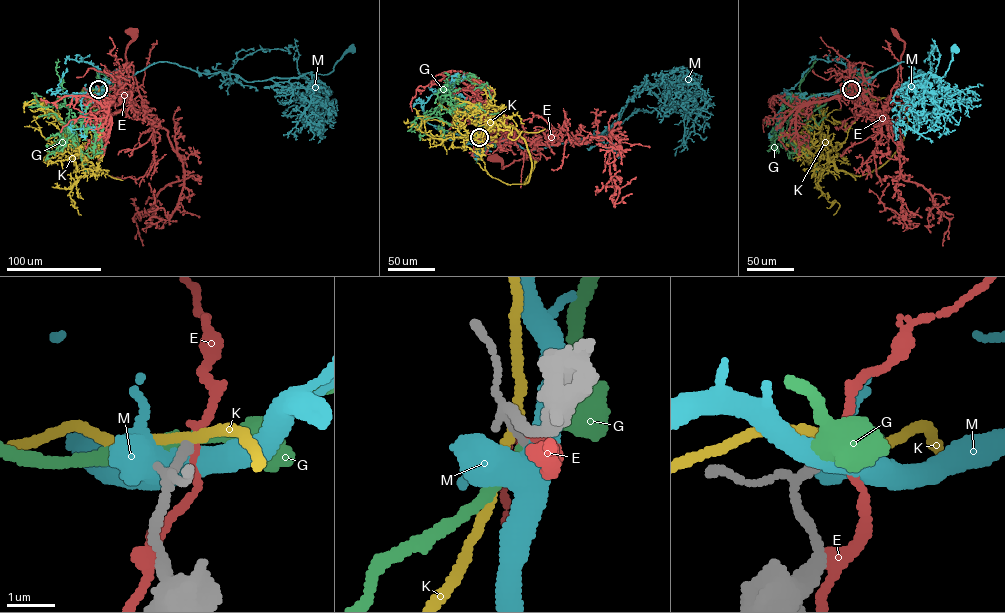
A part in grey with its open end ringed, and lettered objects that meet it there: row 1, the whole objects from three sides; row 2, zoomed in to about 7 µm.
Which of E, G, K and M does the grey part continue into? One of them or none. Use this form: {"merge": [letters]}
{"merge": []}

